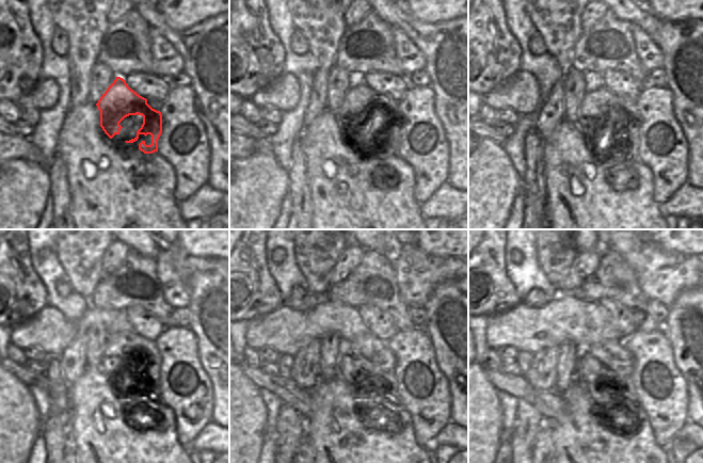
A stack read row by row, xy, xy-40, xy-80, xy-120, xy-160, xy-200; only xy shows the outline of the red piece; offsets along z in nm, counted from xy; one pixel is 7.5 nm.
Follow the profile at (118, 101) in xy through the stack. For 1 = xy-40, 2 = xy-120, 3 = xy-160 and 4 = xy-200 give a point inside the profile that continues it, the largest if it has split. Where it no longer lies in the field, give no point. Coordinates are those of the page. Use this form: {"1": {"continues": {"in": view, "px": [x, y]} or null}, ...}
{"1": {"continues": {"in": "xy-40", "px": [361, 100]}}, "2": {"continues": {"in": "xy-120", "px": [123, 348]}}, "3": {"continues": {"in": "xy-160", "px": [366, 364]}}, "4": {"continues": {"in": "xy-200", "px": [606, 368]}}}

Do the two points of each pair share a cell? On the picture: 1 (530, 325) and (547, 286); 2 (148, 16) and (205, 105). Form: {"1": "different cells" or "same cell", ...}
{"1": "different cells", "2": "same cell"}

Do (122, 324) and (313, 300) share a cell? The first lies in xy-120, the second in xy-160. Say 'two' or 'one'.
two

